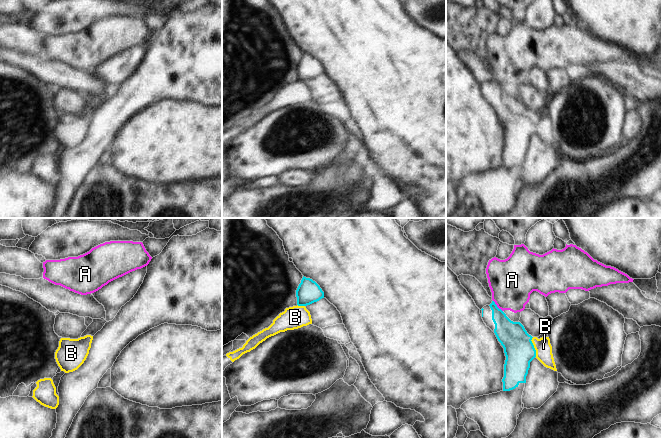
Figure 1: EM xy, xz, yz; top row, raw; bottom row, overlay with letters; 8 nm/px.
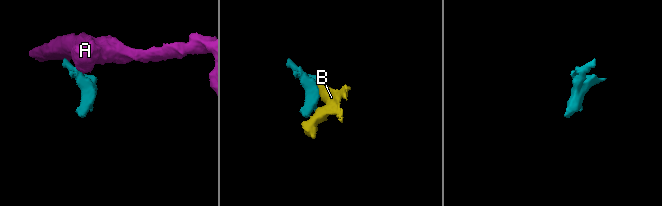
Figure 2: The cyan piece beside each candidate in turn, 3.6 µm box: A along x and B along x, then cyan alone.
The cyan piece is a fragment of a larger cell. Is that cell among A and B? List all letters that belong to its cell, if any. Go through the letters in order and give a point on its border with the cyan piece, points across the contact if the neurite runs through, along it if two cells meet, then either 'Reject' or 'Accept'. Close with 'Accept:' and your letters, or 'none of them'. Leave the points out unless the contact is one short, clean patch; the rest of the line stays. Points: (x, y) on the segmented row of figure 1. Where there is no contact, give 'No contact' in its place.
A: Touches cyan at yz (496, 306). Boundary: yz (493, 300), (502, 311). Reject
B: Touches cyan at yz (533, 347). Path across: yz (519, 350), (521, 348), (533, 347), (543, 348). Accept
Accept: B

